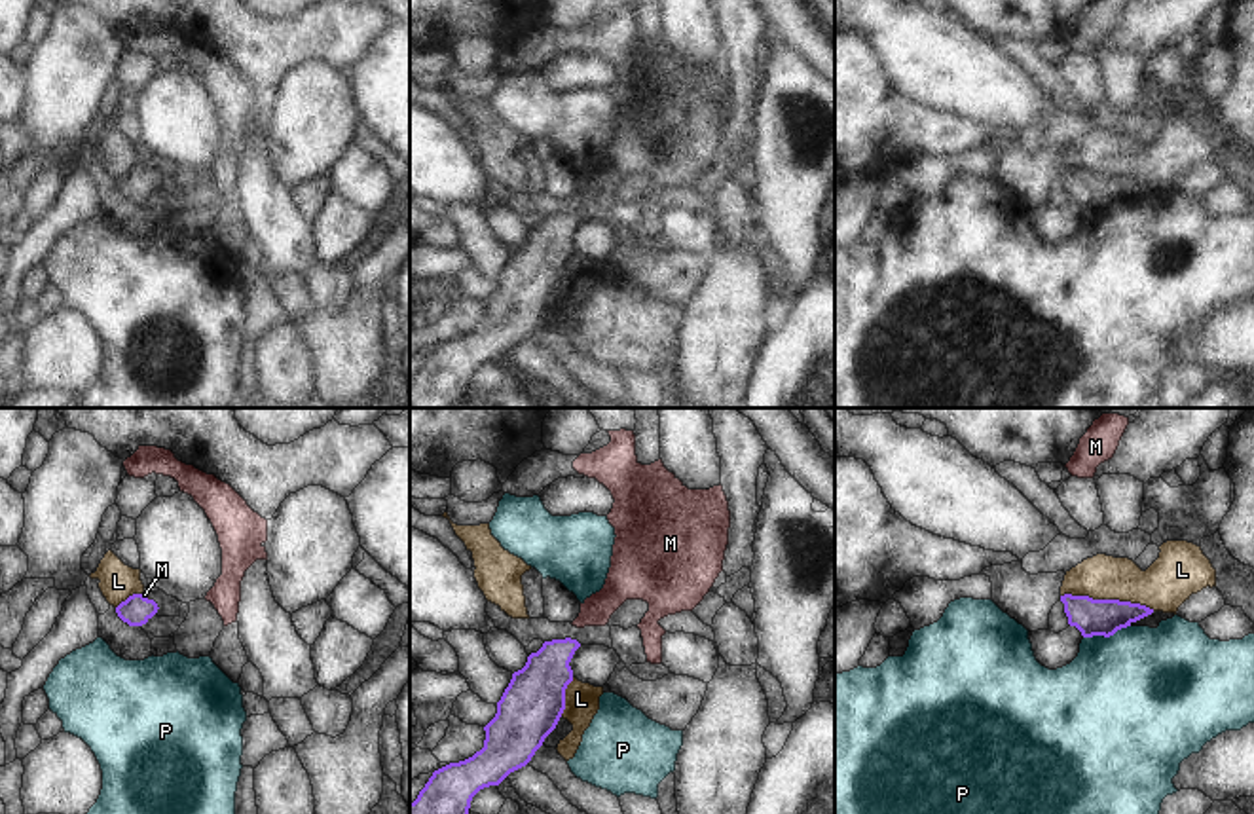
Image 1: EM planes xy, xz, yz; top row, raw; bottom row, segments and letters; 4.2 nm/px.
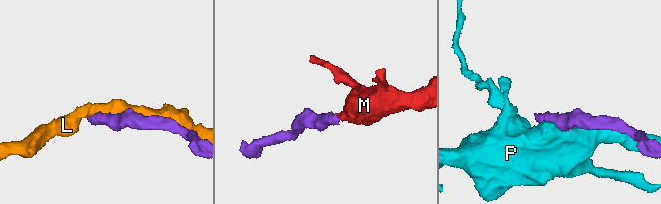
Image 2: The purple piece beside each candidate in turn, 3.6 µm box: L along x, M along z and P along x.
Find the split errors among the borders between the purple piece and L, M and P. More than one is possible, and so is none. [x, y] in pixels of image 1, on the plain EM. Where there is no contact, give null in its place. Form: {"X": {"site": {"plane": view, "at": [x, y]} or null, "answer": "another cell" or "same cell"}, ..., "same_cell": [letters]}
{"L": {"site": {"plane": "yz", "at": [1108, 175]}, "answer": "another cell"}, "M": {"site": {"plane": "xy", "at": [143, 171]}, "answer": "same cell"}, "P": {"site": {"plane": "yz", "at": [1106, 211]}, "answer": "another cell"}, "same_cell": ["M"]}

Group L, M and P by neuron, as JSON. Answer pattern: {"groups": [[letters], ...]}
{"groups": [["L"], ["M"], ["P"]]}

